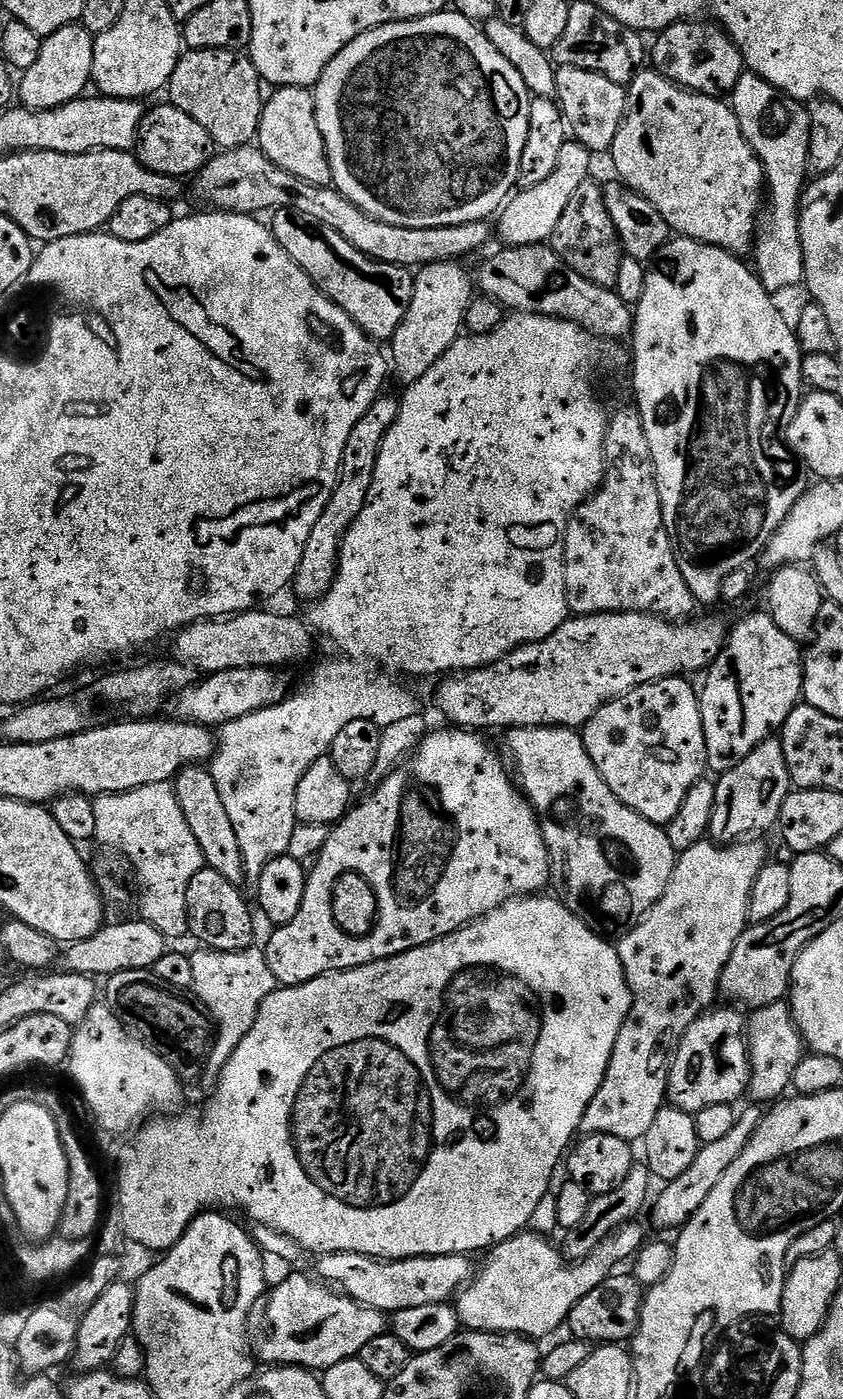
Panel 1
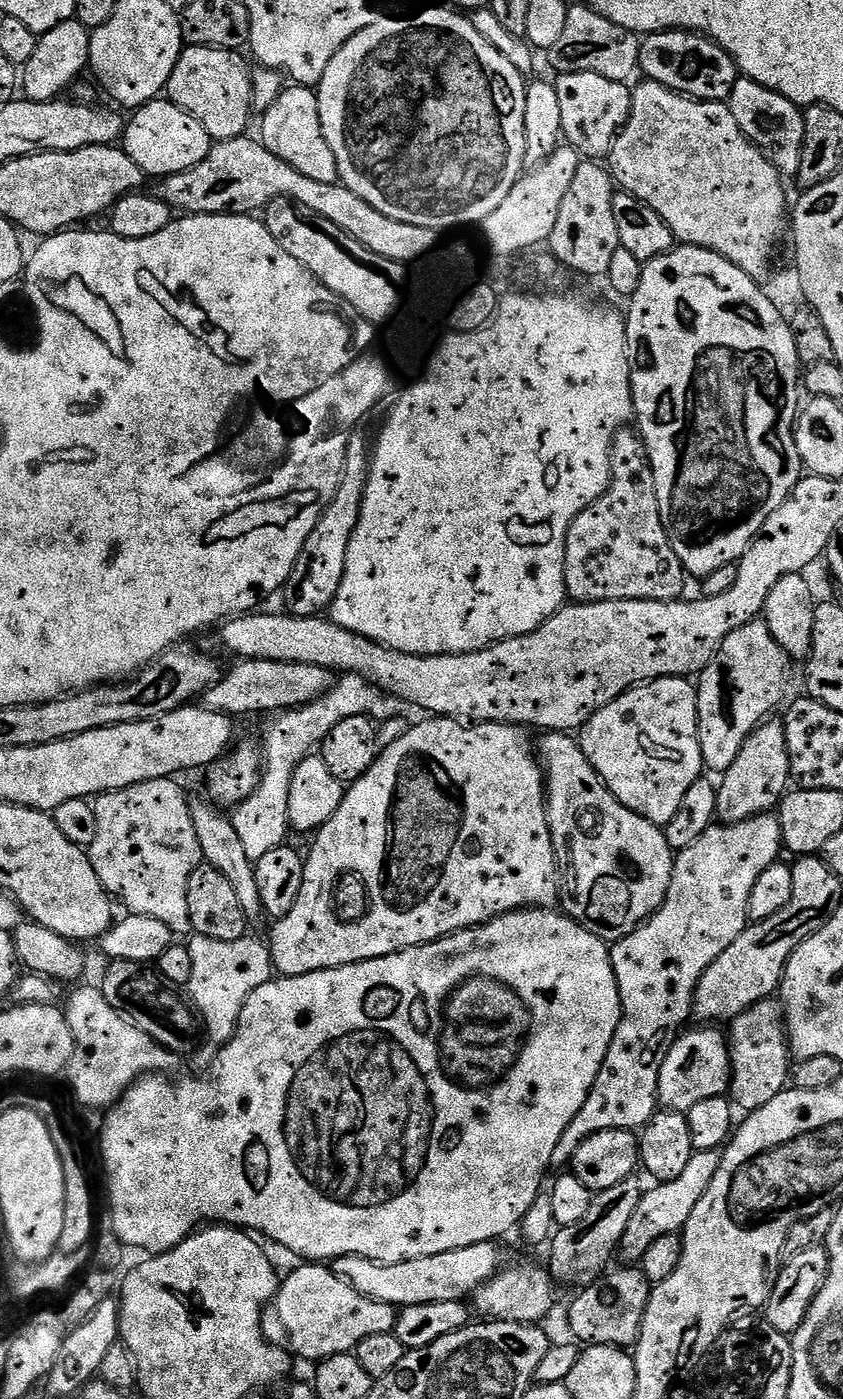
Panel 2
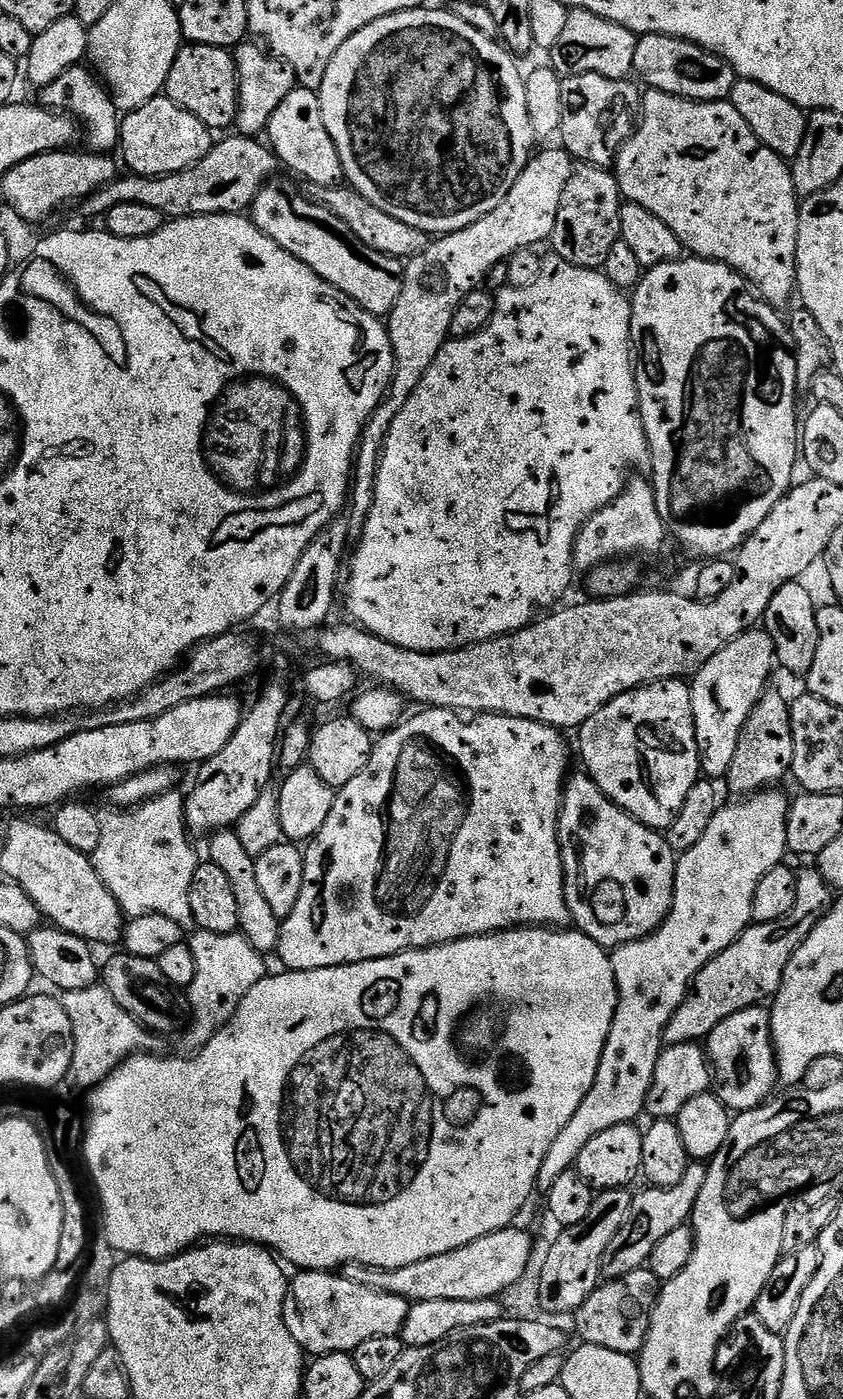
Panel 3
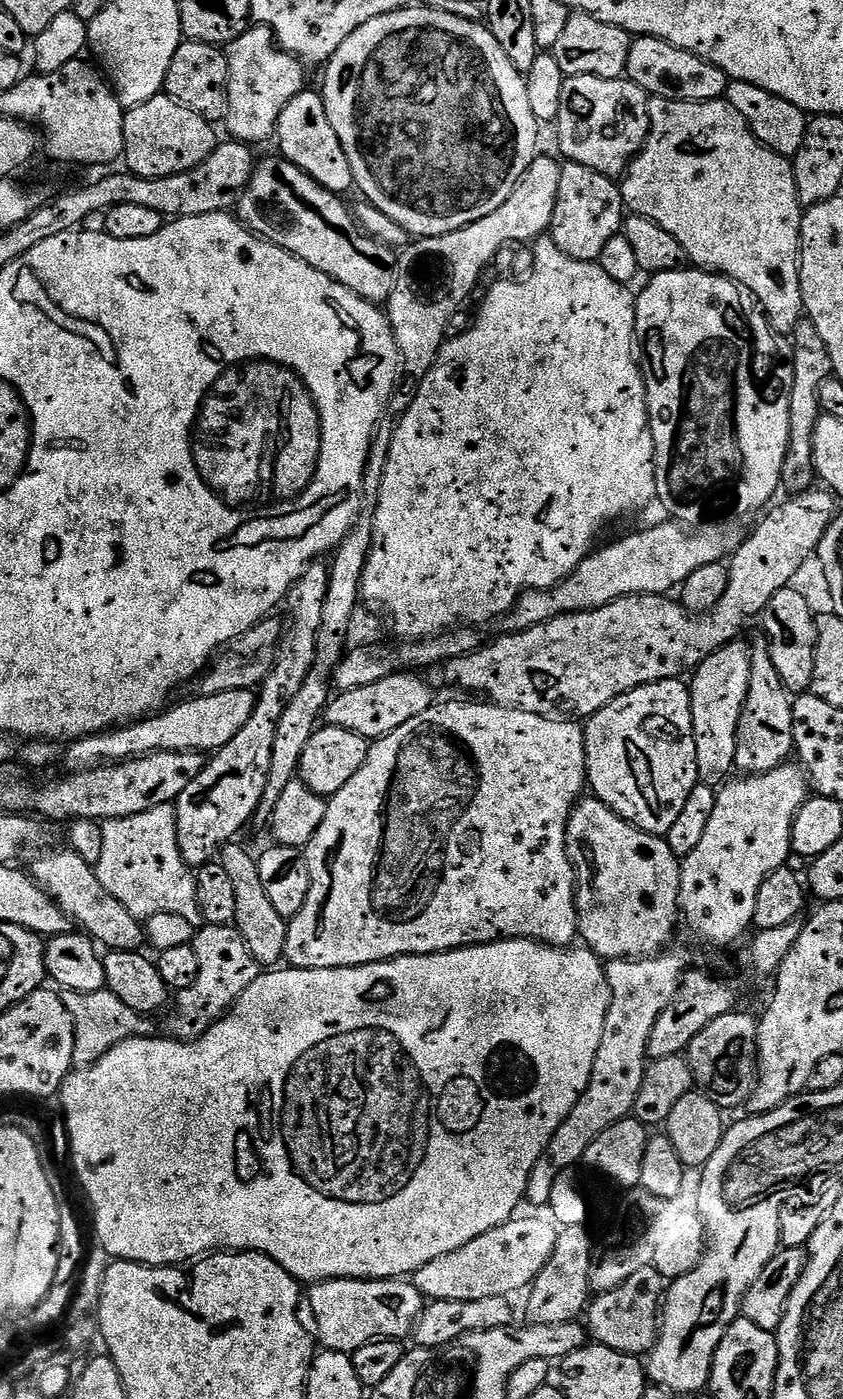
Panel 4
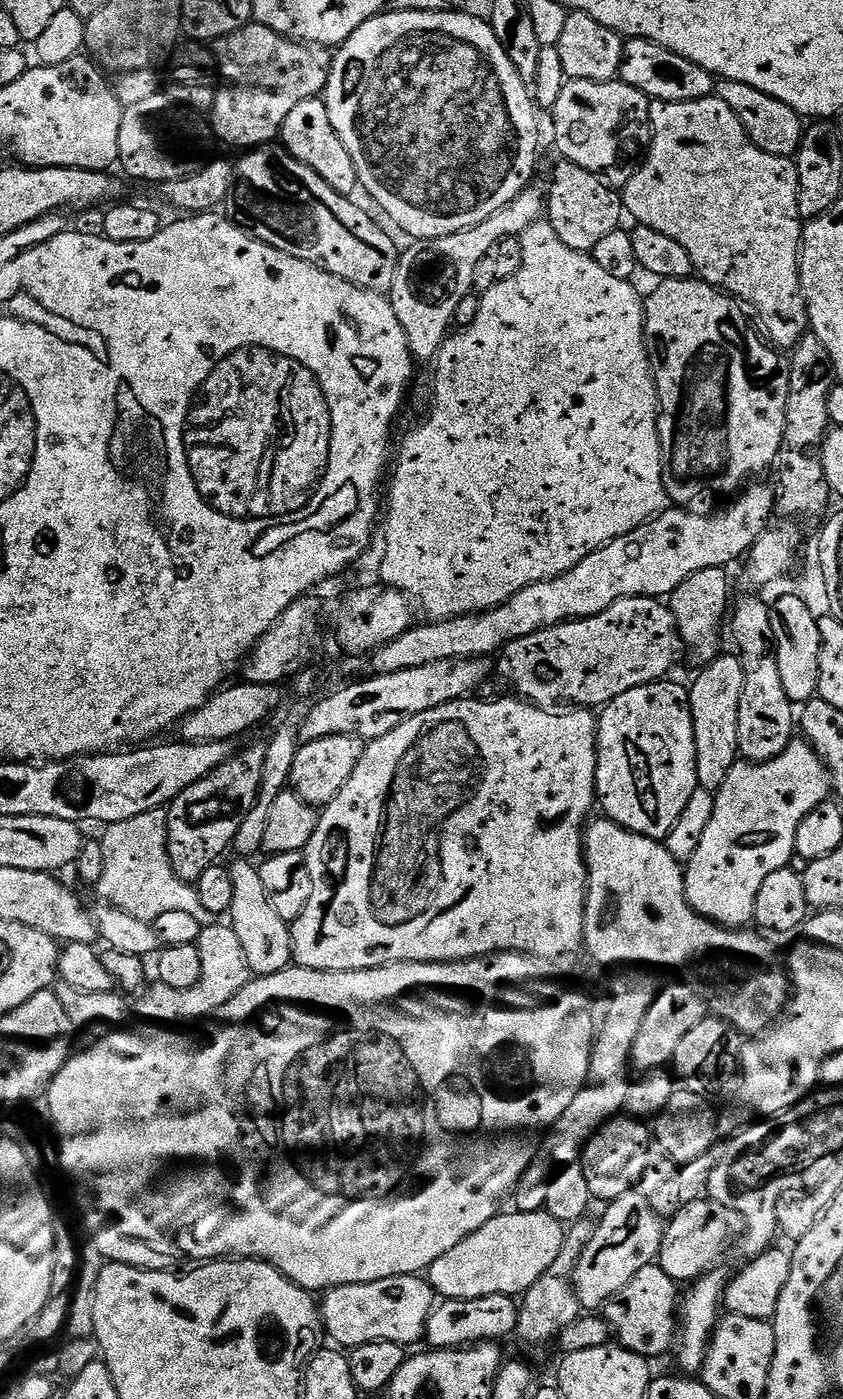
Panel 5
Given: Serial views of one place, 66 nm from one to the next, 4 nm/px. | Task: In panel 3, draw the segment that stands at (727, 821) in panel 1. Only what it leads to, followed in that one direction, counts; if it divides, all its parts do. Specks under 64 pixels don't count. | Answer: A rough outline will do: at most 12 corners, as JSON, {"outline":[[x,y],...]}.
{"outline":[[773,690],[746,718],[726,777],[740,798],[792,771],[790,704]]}

